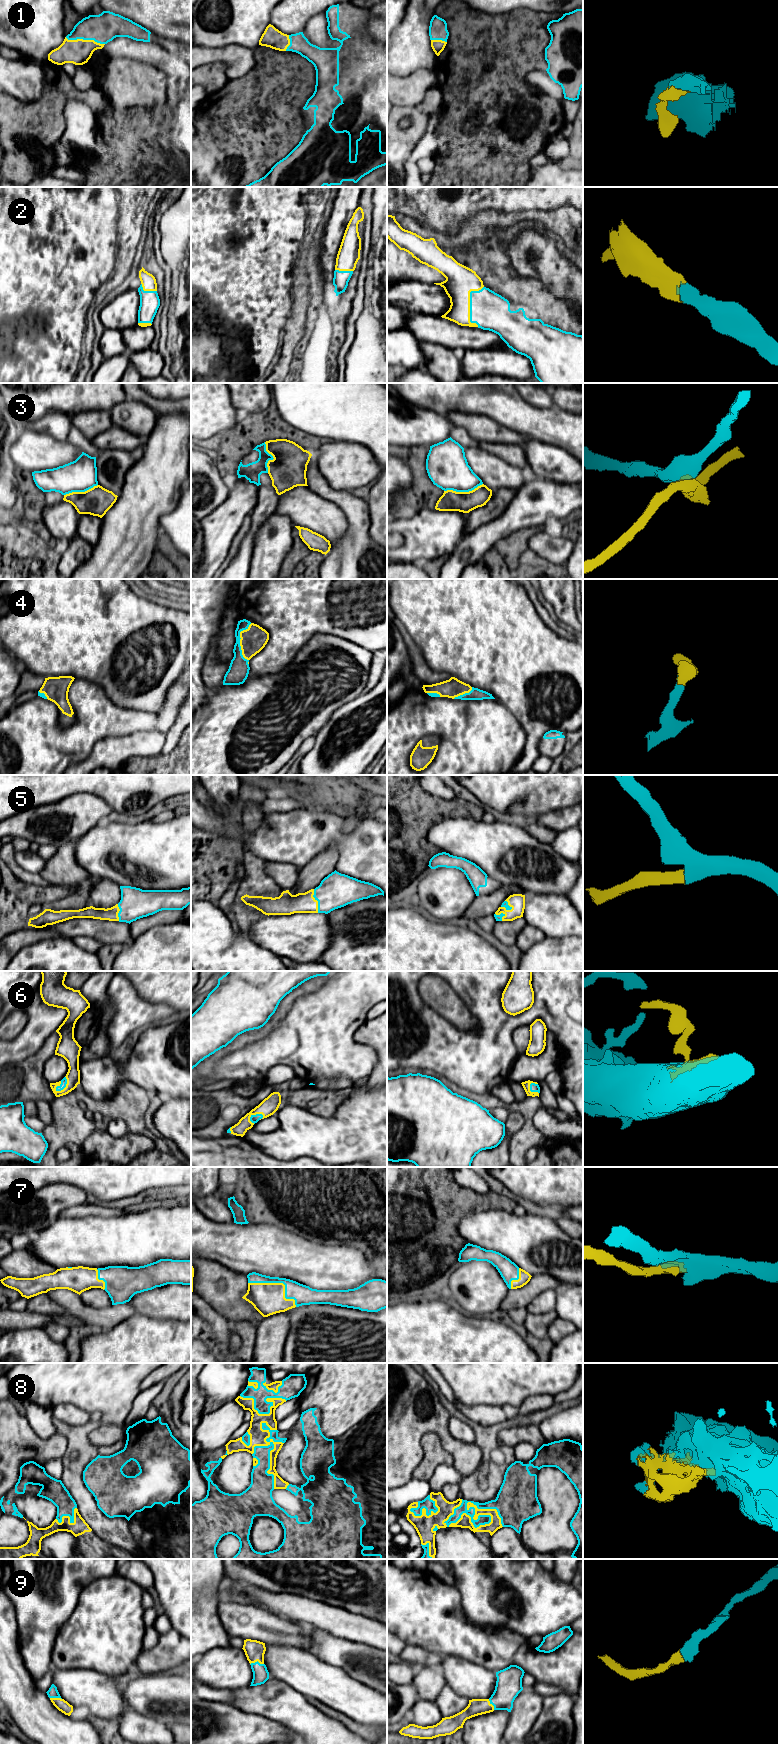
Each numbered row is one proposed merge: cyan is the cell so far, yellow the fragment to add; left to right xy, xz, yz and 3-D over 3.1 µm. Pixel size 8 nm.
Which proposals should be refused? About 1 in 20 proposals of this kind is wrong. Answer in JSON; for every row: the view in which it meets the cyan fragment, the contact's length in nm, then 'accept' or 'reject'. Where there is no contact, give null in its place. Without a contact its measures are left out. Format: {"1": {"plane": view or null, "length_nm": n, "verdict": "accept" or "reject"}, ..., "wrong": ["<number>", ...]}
{"1": {"plane": "xy", "length_nm": 320, "verdict": "accept"}, "2": {"plane": "yz", "length_nm": 340, "verdict": "accept"}, "3": {"plane": "yz", "length_nm": 320, "verdict": "reject"}, "4": {"plane": "xz", "length_nm": 340, "verdict": "accept"}, "5": {"plane": "xz", "length_nm": 200, "verdict": "accept"}, "6": {"plane": "xy", "length_nm": 150, "verdict": "accept"}, "7": {"plane": "xz", "length_nm": 440, "verdict": "accept"}, "8": {"plane": "yz", "length_nm": 480, "verdict": "accept"}, "9": {"plane": "xz", "length_nm": 110, "verdict": "accept"}, "wrong": ["3"]}

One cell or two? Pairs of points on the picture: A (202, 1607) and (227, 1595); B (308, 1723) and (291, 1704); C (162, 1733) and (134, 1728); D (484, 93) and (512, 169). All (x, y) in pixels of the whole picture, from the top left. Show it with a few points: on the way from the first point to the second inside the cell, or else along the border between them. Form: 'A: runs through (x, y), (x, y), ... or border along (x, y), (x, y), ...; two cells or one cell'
A: border along (219, 1594), (220, 1599); two cells
B: runs through (303, 1718), (294, 1709); one cell
C: runs through (155, 1732), (141, 1732); one cell
D: runs through (496, 112), (495, 130), (500, 137), (500, 150); one cell

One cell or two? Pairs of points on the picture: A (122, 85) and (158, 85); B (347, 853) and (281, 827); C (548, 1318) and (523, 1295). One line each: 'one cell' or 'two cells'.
A: one cell
B: one cell
C: two cells

